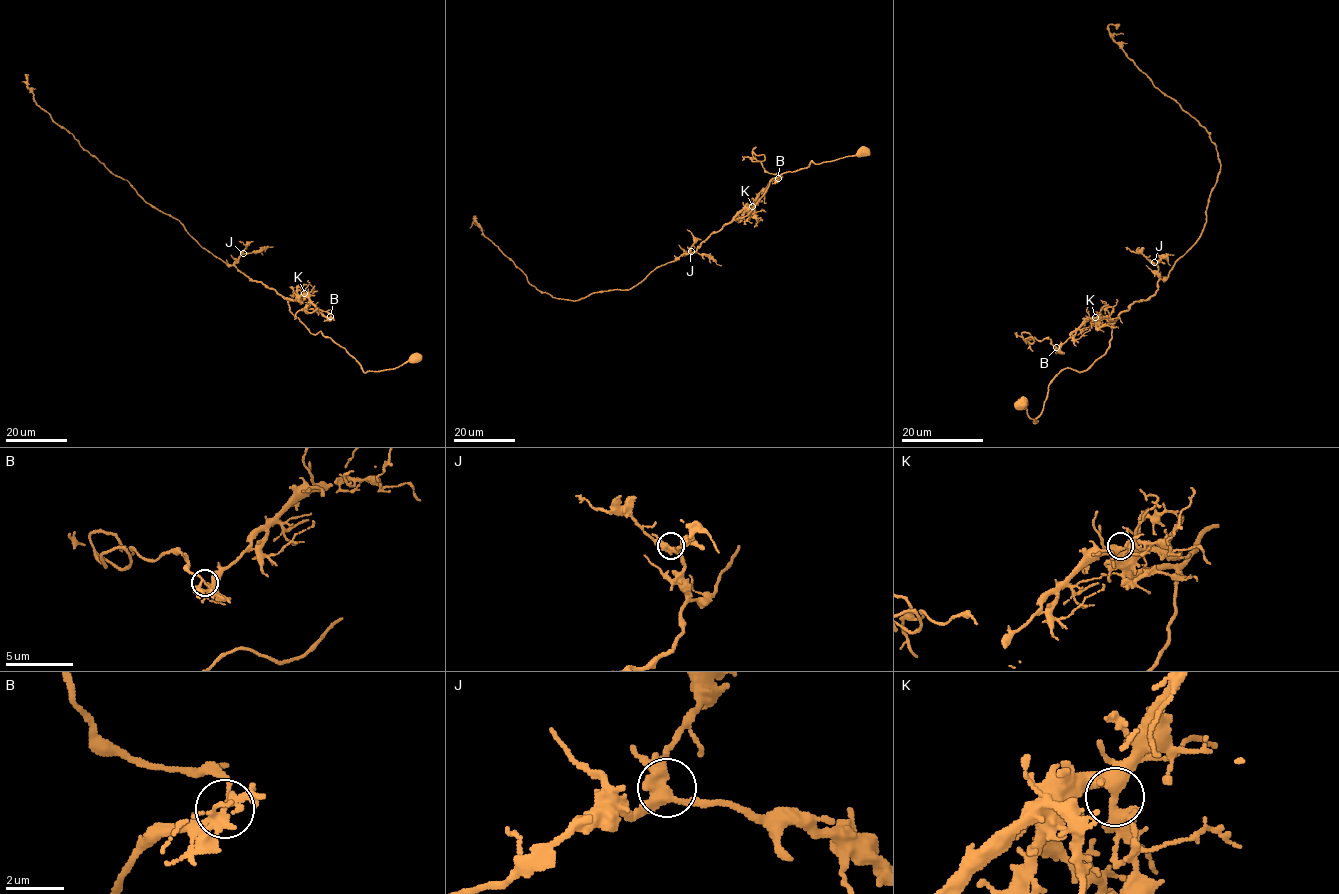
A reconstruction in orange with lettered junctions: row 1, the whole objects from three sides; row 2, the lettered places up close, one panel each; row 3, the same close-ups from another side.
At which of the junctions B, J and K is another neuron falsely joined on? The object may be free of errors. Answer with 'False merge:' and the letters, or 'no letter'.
False merge: B

